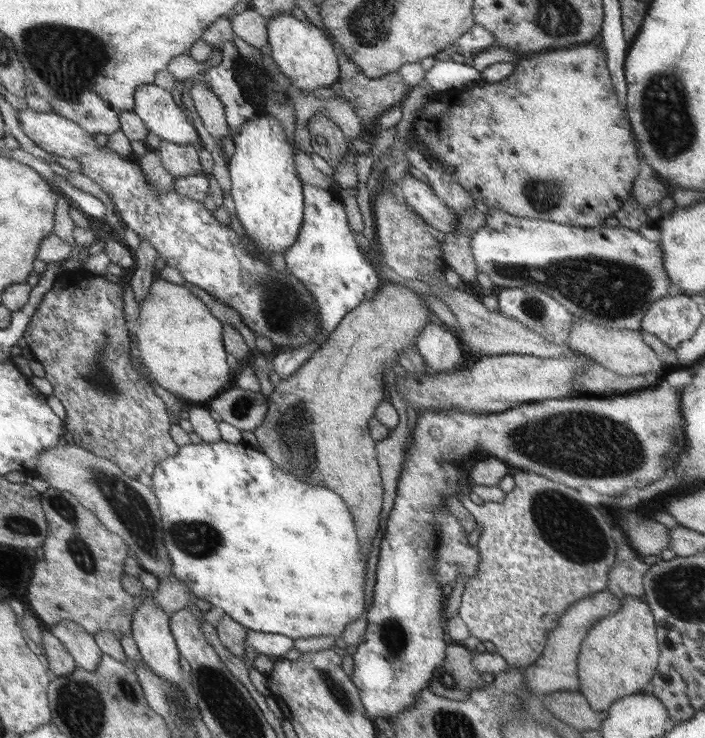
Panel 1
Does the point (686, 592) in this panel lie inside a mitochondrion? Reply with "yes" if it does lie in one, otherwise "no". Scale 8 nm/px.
yes

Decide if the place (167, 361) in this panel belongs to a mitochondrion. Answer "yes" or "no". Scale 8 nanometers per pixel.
no

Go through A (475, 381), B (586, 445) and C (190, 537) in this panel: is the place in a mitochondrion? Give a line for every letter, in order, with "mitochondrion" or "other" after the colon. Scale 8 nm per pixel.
A: other
B: mitochondrion
C: mitochondrion

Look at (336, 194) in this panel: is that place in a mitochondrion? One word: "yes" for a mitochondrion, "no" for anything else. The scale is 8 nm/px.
no

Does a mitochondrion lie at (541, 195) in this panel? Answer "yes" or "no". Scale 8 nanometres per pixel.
yes

